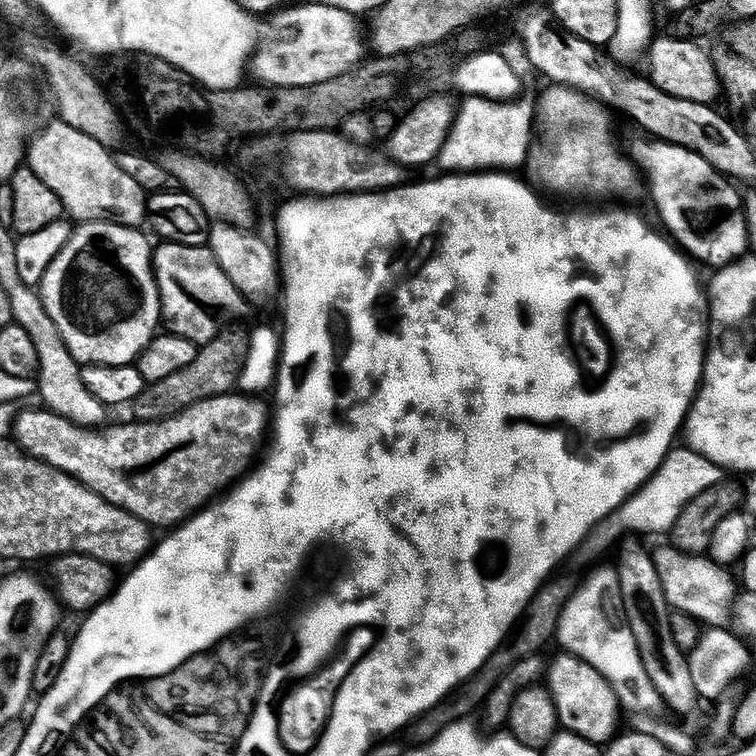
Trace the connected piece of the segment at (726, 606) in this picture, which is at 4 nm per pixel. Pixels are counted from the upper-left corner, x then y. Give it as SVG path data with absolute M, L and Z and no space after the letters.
M671 546L655 549L654 559L658 578L662 578L662 590L666 590L669 609L680 611L684 616L693 616L709 629L727 629L733 623L738 584L732 581L732 572L727 567L719 566L707 555L682 552Z

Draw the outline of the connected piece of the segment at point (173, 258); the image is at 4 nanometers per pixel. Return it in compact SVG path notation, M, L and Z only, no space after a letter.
M161 243L155 249L152 267L160 291L162 324L173 336L198 346L208 344L225 327L224 312L232 316L240 307L245 307L245 299L220 269L209 247L191 248L181 244Z

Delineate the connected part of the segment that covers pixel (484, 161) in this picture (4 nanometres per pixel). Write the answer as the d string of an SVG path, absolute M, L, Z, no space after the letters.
M465 99L465 104L459 105L452 133L438 157L443 171L448 174L488 174L493 170L523 169L528 147L532 145L536 114L536 104L524 99L515 102Z

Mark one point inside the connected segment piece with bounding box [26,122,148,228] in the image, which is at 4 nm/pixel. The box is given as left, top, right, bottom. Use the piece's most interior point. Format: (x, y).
(94, 190)

